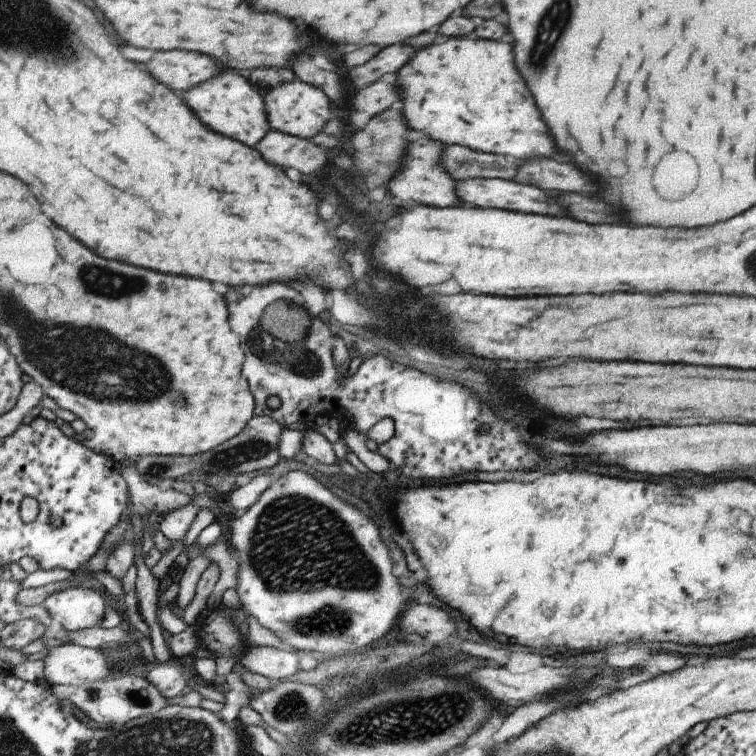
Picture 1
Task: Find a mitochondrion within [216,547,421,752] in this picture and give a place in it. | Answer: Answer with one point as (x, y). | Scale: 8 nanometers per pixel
(291, 706)

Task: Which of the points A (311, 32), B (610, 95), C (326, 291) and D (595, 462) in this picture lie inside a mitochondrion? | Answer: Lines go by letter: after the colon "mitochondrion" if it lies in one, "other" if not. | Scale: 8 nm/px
A: other
B: other
C: other
D: other

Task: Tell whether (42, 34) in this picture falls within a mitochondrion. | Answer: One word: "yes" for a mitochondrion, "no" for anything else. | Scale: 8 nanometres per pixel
yes

